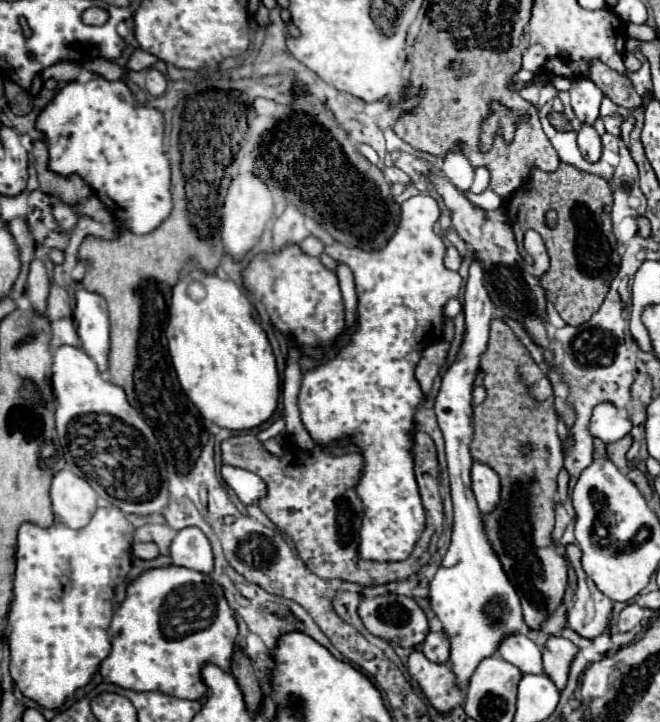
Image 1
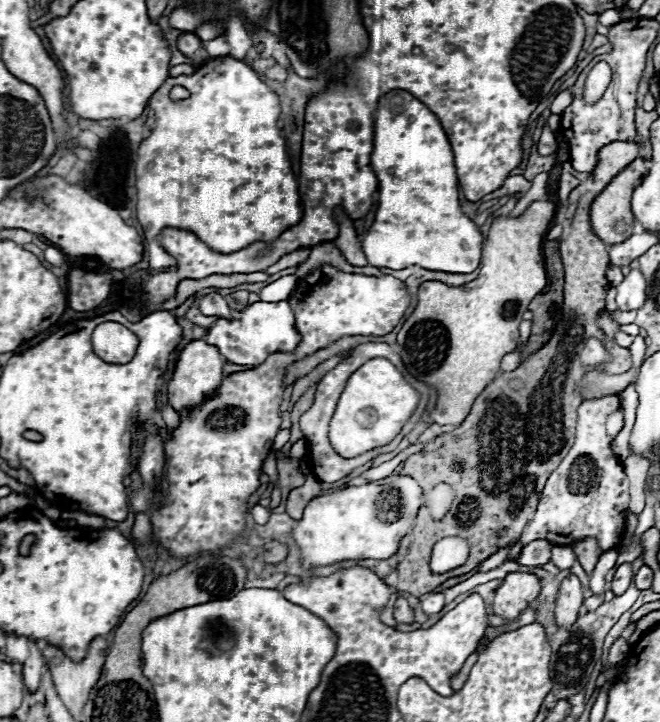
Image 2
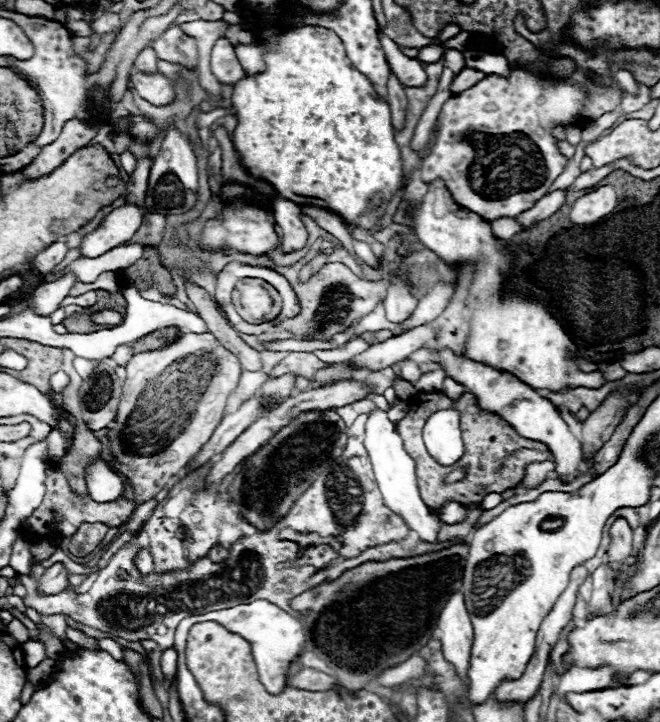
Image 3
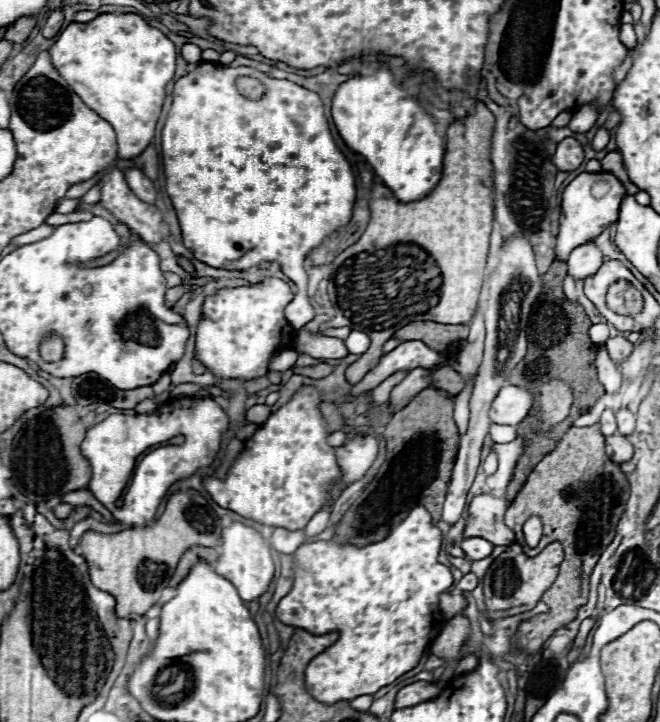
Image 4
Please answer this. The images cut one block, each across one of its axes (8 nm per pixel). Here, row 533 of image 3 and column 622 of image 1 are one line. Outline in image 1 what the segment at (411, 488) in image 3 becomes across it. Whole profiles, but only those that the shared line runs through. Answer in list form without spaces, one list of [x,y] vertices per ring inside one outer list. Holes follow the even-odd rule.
[[[602,402],[594,408],[592,420],[590,420],[590,434],[608,440],[618,442],[632,430],[632,422],[626,416],[618,414],[618,408],[612,402]]]

